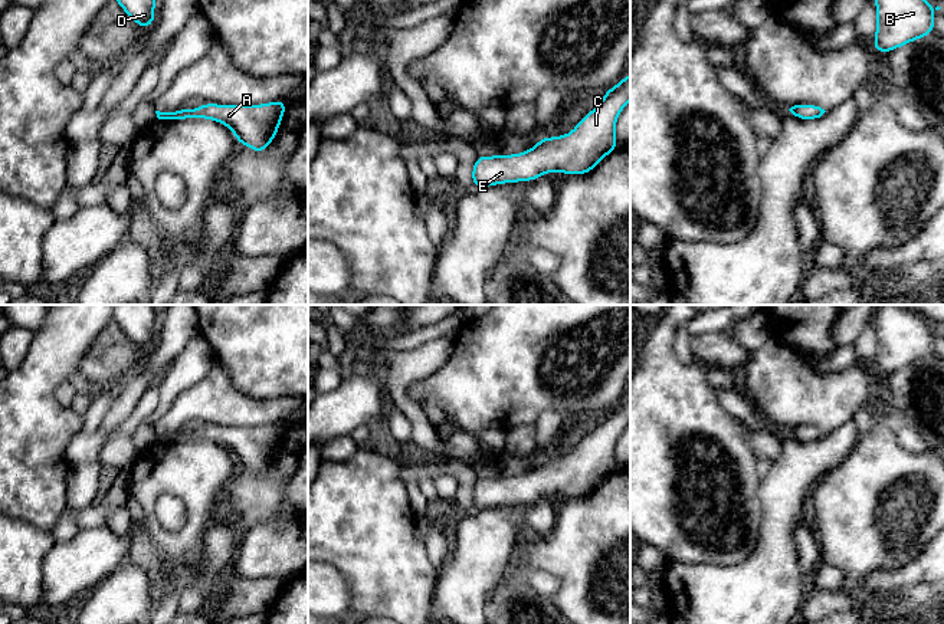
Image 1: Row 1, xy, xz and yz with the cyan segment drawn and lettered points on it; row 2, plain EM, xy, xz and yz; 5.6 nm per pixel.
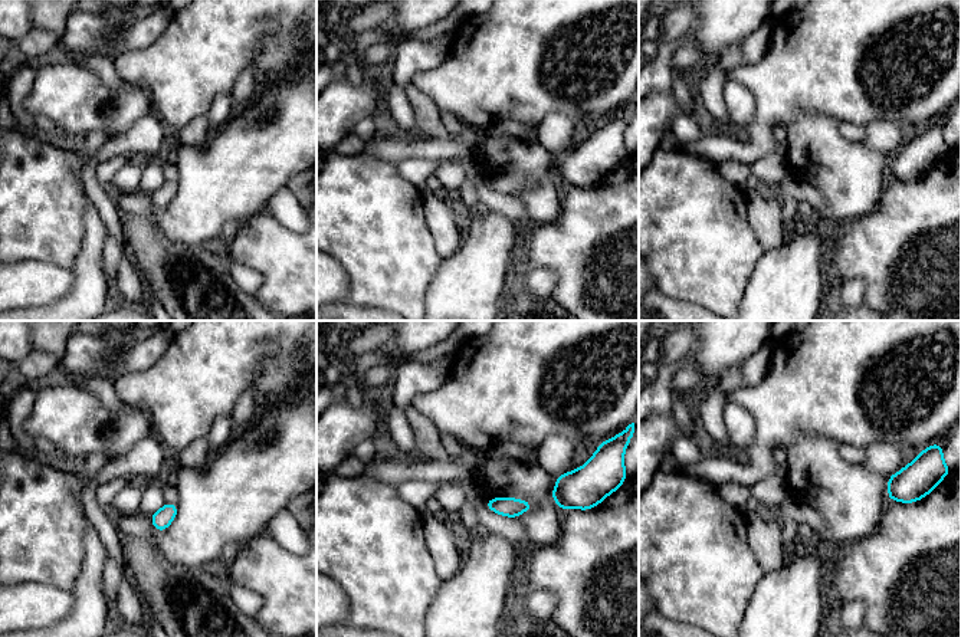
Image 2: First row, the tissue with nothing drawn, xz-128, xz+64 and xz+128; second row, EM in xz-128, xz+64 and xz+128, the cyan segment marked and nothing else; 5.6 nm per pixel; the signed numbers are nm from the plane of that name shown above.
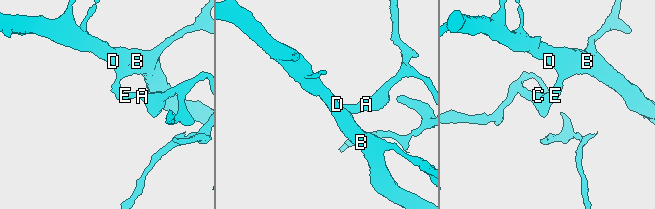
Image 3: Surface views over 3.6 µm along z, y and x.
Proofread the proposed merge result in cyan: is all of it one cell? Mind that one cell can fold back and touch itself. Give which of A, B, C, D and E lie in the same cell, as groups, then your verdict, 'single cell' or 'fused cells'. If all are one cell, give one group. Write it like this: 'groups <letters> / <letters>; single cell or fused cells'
groups A B C D E; single cell

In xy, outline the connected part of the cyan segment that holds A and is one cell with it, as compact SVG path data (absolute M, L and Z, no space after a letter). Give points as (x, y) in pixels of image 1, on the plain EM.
M285 423L263 427L204 426L194 431L178 430L173 434L155 433L155 436L158 441L214 441L229 449L237 464L263 474L275 460L286 428Z

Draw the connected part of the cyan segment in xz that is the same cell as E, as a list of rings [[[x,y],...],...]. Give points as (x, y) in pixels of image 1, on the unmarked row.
[[[630,397],[604,414],[599,428],[590,433],[567,457],[541,460],[522,476],[478,477],[472,506],[478,510],[502,505],[532,503],[545,495],[590,495],[619,467],[616,440],[630,423]]]

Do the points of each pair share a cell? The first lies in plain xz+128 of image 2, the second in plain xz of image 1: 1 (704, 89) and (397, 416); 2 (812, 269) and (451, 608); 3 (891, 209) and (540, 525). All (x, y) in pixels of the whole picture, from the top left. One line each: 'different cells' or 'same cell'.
1: same cell
2: same cell
3: different cells

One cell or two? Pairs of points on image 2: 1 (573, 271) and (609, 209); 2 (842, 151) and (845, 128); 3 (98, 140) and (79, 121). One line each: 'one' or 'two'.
1: one
2: two
3: two

